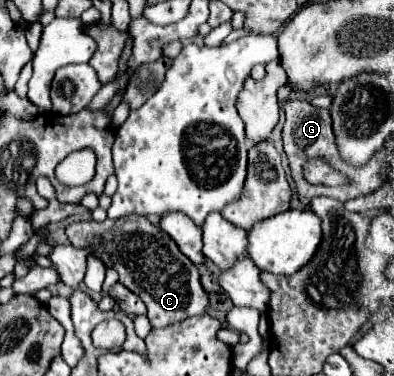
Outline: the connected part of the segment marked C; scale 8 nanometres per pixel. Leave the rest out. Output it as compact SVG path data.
M134 214L122 218L122 260L106 260L106 266L116 270L120 282L142 298L154 328L166 328L188 316L206 314L210 308L210 296L198 280L200 272L194 262L190 262L190 258L178 250L176 242L148 218Z

